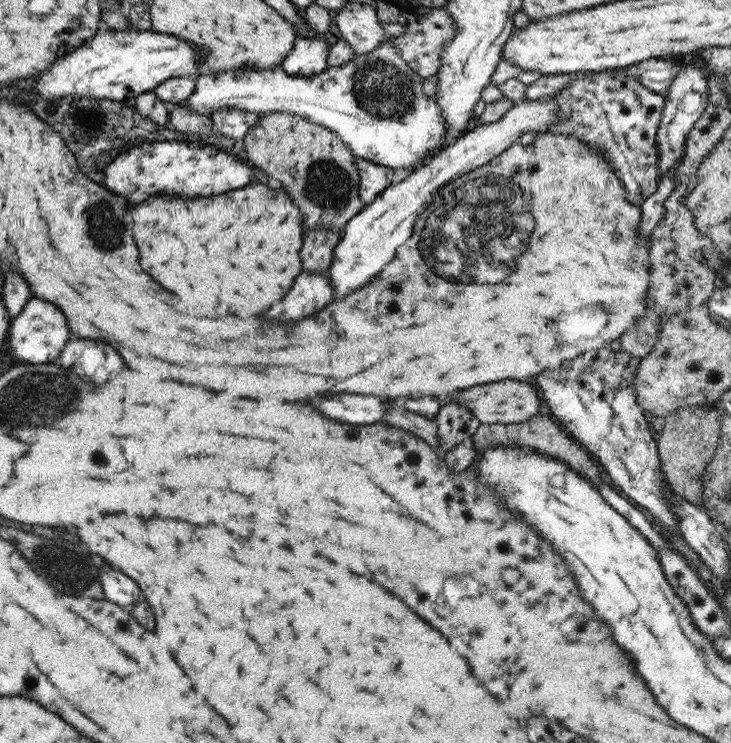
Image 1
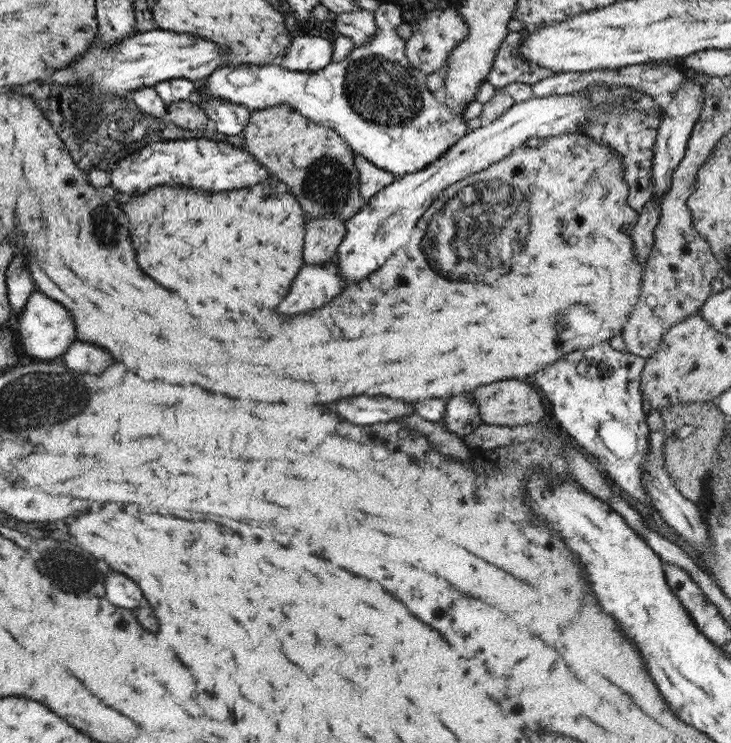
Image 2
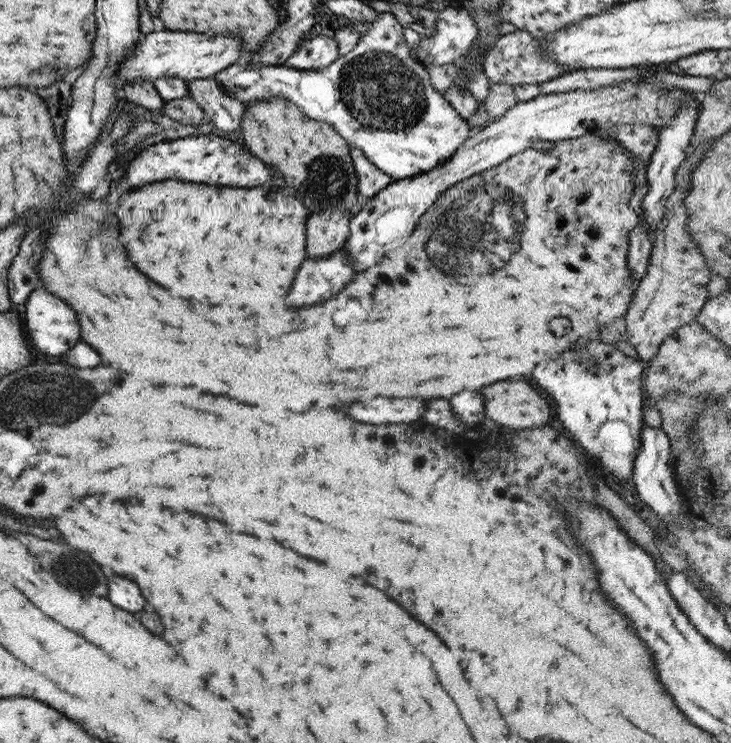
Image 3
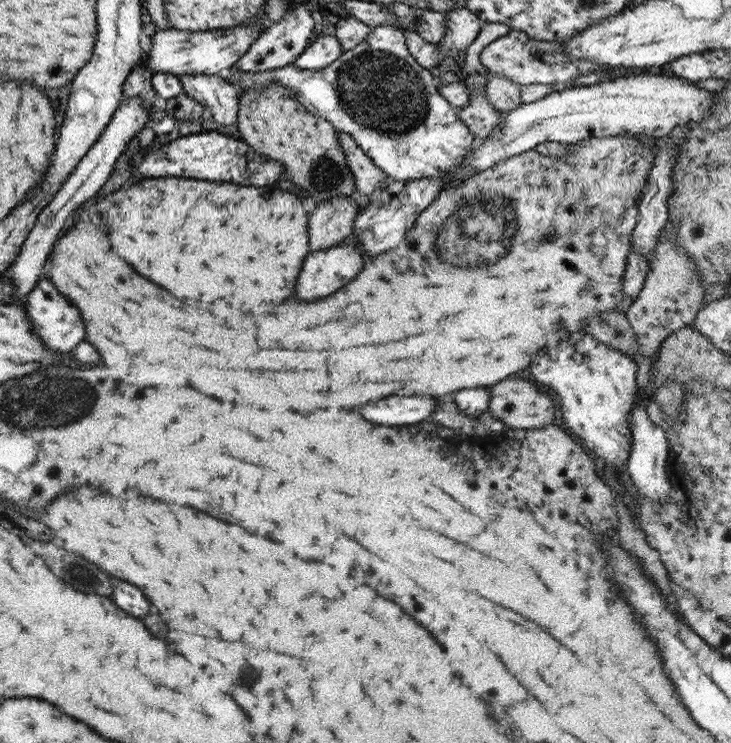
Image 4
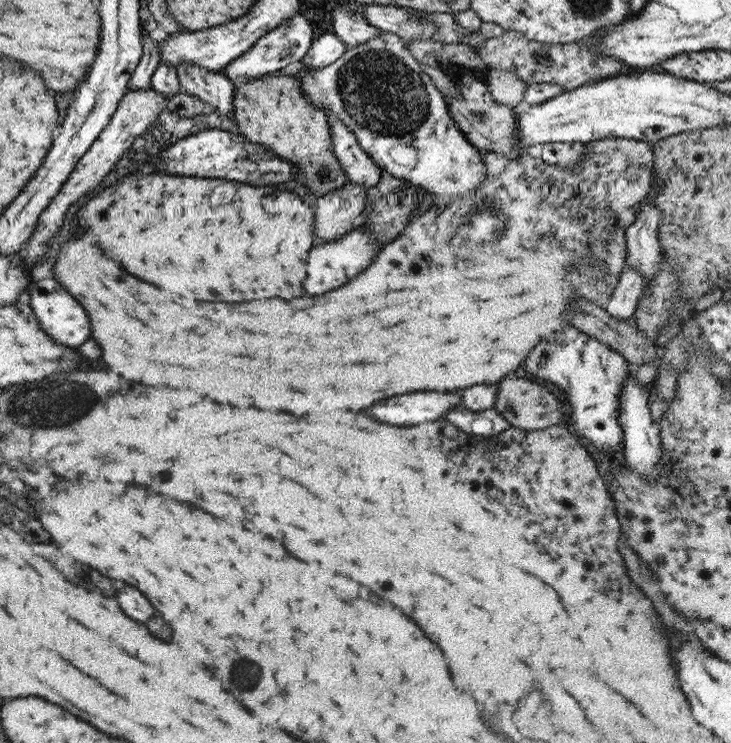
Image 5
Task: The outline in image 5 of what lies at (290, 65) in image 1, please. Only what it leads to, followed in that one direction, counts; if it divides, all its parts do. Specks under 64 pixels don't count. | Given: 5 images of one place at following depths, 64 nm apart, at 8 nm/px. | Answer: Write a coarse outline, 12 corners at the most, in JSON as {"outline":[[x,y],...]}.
{"outline":[[334,33],[312,42],[301,66],[313,71],[335,63],[345,48]]}

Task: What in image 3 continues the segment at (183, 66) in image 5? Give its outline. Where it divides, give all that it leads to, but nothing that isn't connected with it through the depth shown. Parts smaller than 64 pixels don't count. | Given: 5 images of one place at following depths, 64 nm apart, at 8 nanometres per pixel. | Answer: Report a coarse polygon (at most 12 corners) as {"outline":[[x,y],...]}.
{"outline":[[212,77],[187,80],[187,94],[215,128],[239,128],[245,104]]}

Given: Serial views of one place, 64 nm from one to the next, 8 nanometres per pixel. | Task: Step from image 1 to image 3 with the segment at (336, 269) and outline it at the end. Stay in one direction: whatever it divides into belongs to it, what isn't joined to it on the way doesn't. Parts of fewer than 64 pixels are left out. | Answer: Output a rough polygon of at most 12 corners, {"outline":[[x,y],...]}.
{"outline":[[655,82],[537,95],[473,130],[443,163],[351,214],[359,275],[401,246],[452,184],[538,140],[645,123],[699,92]]}

